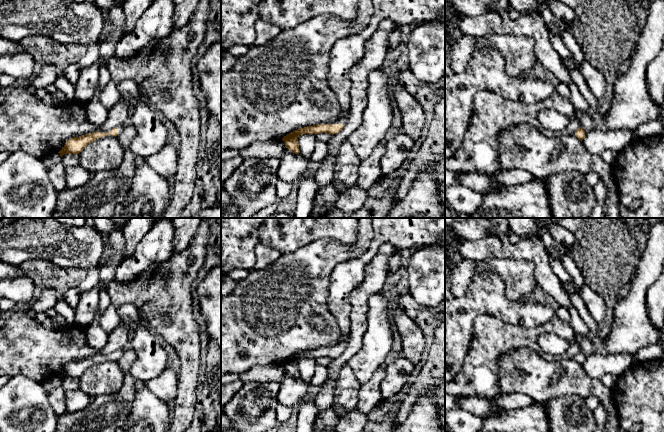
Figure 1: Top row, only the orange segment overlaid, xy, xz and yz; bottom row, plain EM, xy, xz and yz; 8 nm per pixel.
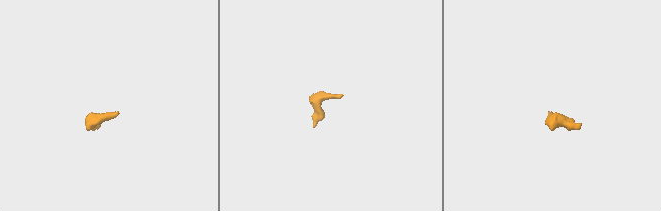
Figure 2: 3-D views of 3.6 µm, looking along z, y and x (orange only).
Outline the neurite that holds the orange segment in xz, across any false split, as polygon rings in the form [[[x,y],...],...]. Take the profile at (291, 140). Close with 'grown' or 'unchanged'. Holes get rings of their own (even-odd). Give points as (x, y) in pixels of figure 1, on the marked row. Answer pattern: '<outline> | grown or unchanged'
[[[347,112],[343,117],[338,119],[335,124],[328,125],[328,124],[317,124],[313,126],[307,126],[304,128],[300,128],[294,130],[293,132],[287,134],[282,138],[285,143],[285,147],[288,148],[291,152],[295,154],[299,154],[299,144],[298,144],[298,137],[303,134],[319,134],[319,133],[329,133],[329,134],[336,134],[339,133],[343,126],[346,124],[347,119],[349,116],[349,112]]] | grown

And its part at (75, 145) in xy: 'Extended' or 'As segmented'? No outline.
Extended

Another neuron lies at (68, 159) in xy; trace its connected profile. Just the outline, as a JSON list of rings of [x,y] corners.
[[[65,154],[61,157],[61,162],[65,167],[79,166],[80,165],[79,154]]]

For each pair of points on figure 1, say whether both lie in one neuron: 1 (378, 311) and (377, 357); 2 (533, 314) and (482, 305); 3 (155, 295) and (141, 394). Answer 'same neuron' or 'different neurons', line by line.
1: same neuron
2: same neuron
3: different neurons

